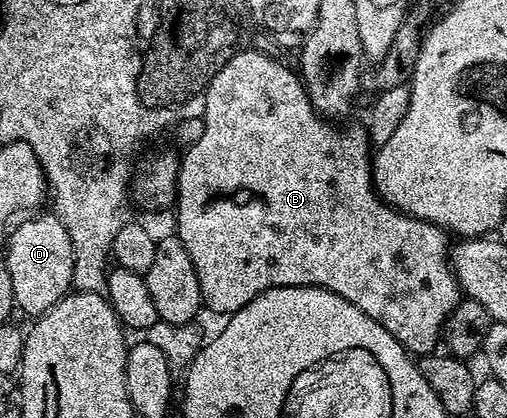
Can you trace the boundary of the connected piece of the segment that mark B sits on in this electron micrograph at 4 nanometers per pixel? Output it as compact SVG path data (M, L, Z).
M255 49L239 51L237 55L227 60L221 71L215 73L209 86L203 91L203 99L205 98L203 136L187 146L184 151L186 154L180 155L181 167L177 177L175 203L175 211L177 210L175 237L181 241L183 248L187 248L187 256L191 256L191 264L195 264L195 276L199 276L204 309L214 310L215 313L221 314L220 316L228 316L243 308L251 300L255 300L255 296L259 296L265 290L280 286L318 286L343 296L343 300L355 304L359 312L383 324L383 328L387 328L387 332L391 332L395 340L402 342L410 354L424 356L434 353L438 349L437 341L439 343L442 341L449 315L459 303L459 287L451 265L450 235L434 222L412 218L411 215L402 214L400 210L390 206L375 189L368 133L357 126L336 130L333 127L336 125L322 118L317 109L309 103L309 94L305 91L305 83L302 82L300 73L294 67L292 70L291 67L276 62L271 55Z

